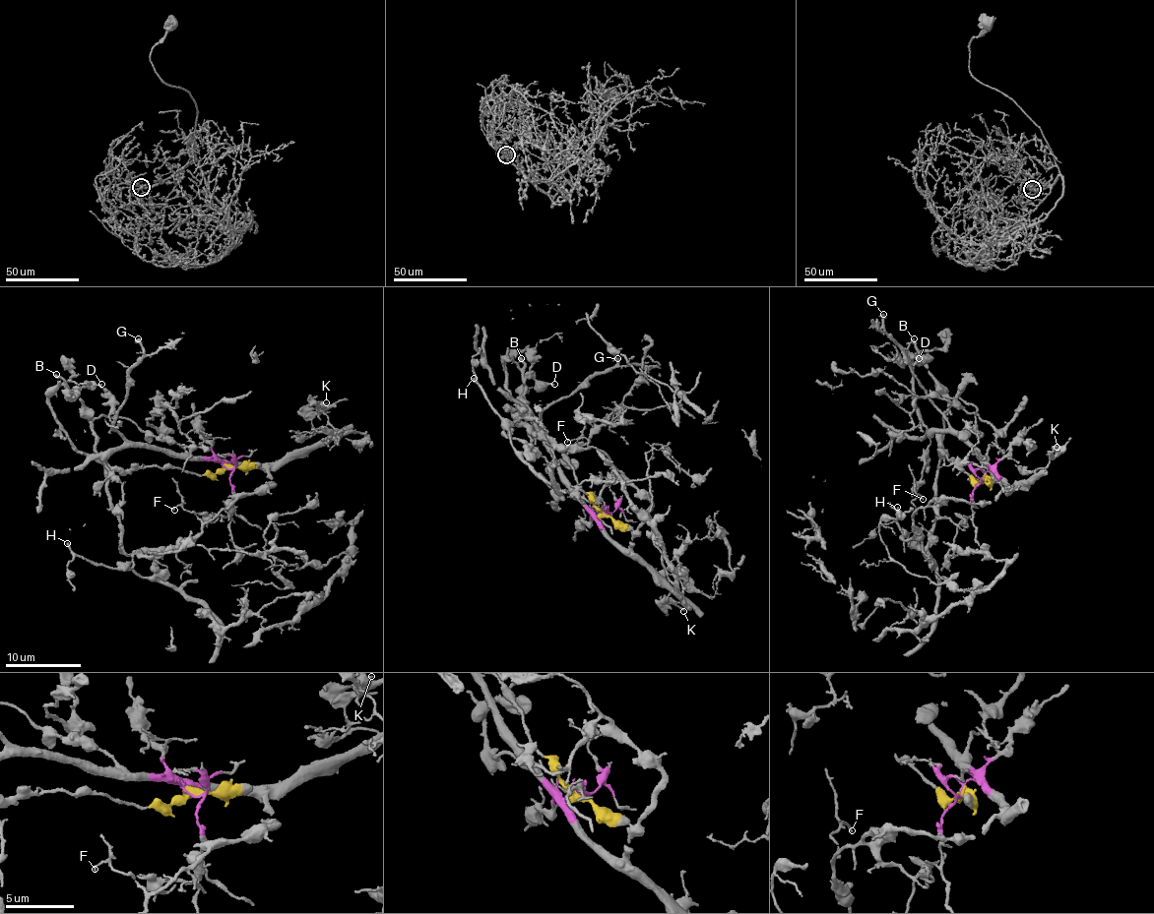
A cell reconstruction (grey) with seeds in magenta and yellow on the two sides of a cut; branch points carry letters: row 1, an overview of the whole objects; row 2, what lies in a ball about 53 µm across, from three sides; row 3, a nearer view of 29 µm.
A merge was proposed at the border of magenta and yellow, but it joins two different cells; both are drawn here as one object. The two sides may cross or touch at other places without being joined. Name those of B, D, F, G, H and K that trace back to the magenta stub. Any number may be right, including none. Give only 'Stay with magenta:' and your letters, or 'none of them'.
Stay with magenta: F, G, K

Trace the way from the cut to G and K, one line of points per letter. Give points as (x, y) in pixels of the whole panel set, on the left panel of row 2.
G: (226, 467), (221, 460), (187, 460), (162, 450), (139, 447), (116, 429), (128, 371), (143, 354), (138, 338)
K: (226, 467), (222, 459), (264, 464), (296, 458), (328, 436), (315, 431), (311, 425), (312, 414), (327, 403)

